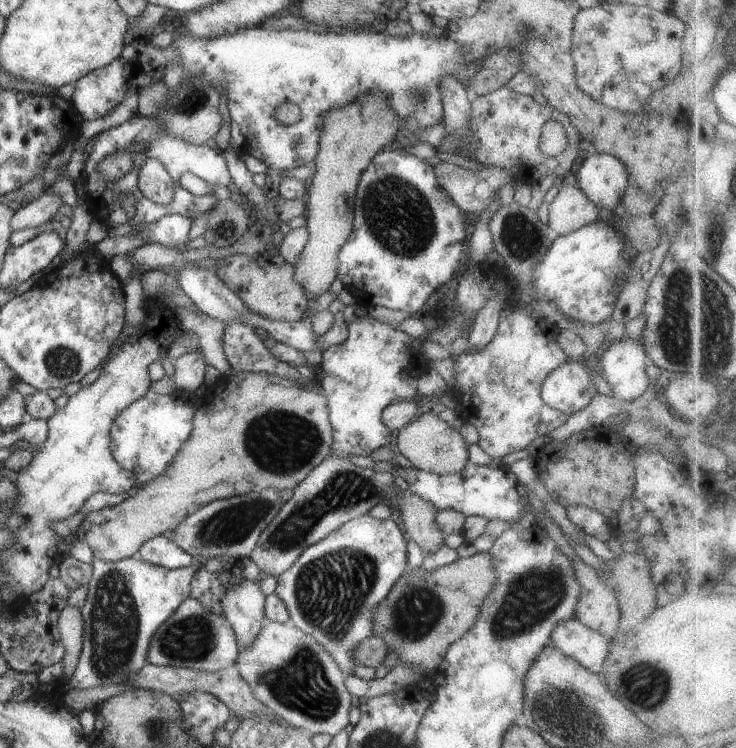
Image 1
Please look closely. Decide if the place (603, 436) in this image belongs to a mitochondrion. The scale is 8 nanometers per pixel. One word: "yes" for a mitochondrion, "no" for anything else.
no

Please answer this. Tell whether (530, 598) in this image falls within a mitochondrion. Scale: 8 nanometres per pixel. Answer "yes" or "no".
yes

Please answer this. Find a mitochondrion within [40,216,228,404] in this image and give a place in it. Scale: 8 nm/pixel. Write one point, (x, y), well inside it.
(61, 363)

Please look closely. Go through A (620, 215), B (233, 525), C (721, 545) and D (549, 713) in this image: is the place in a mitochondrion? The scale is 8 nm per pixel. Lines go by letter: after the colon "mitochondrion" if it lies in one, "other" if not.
A: other
B: mitochondrion
C: mitochondrion
D: mitochondrion

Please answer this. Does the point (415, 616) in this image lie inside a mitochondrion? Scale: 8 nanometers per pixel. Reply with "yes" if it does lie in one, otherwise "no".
yes

